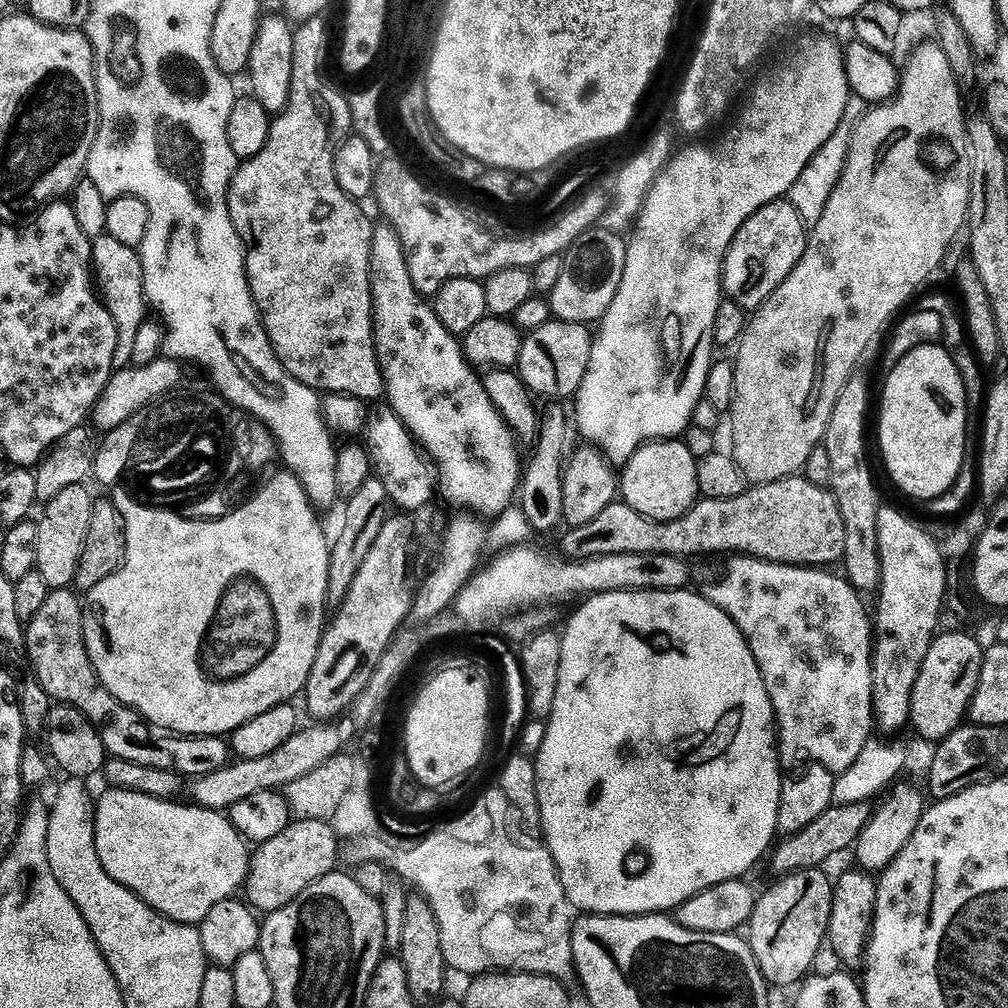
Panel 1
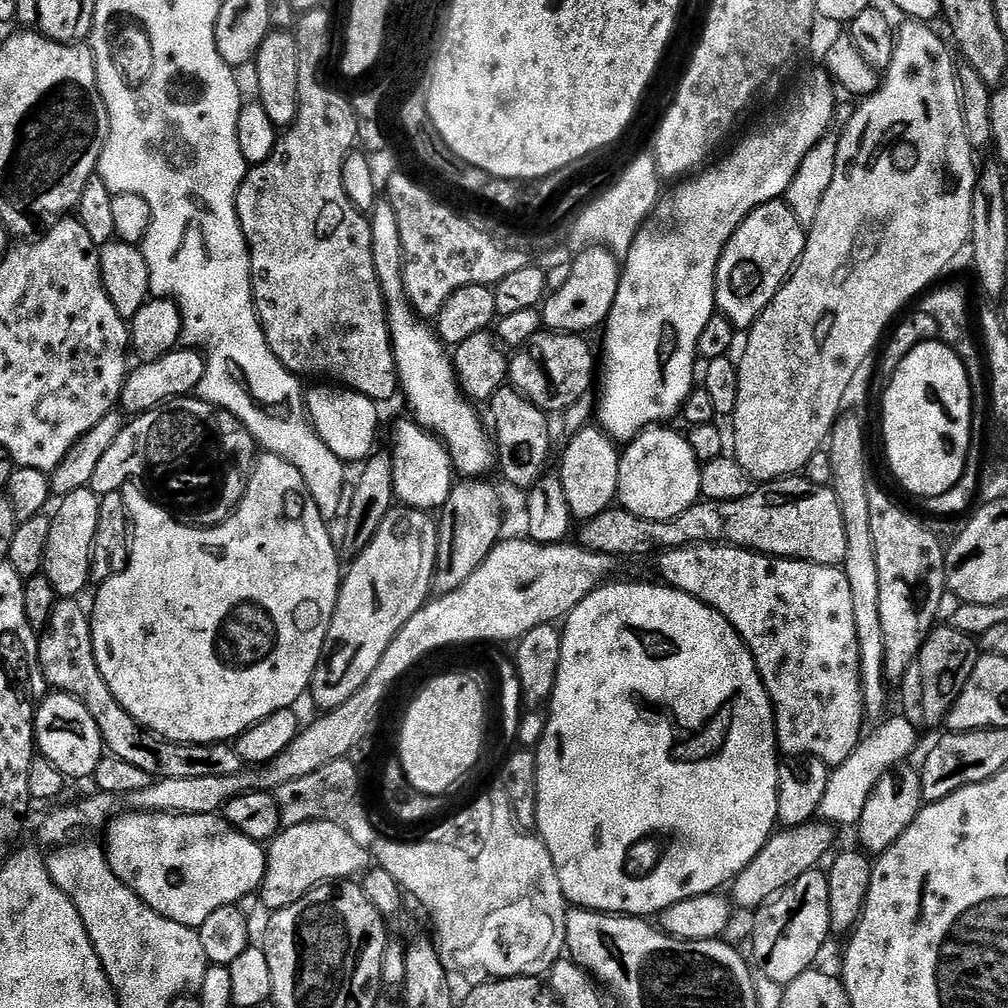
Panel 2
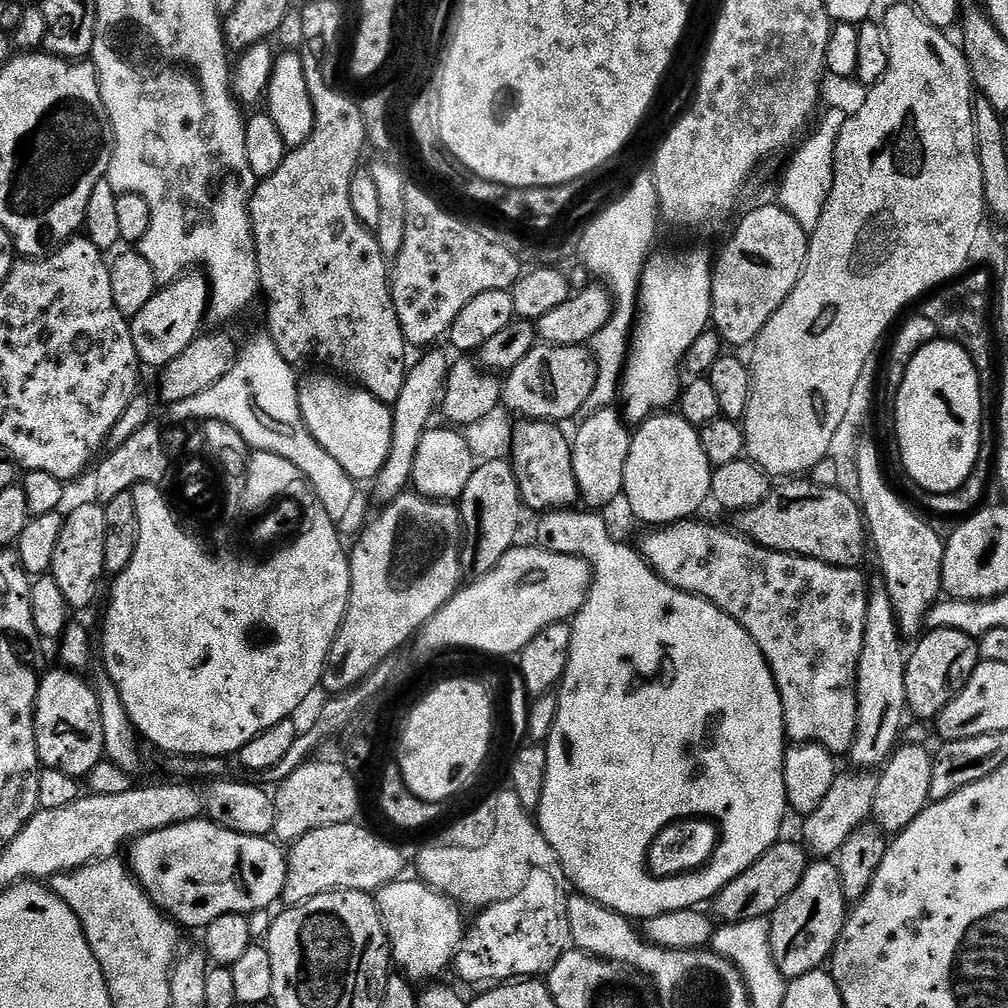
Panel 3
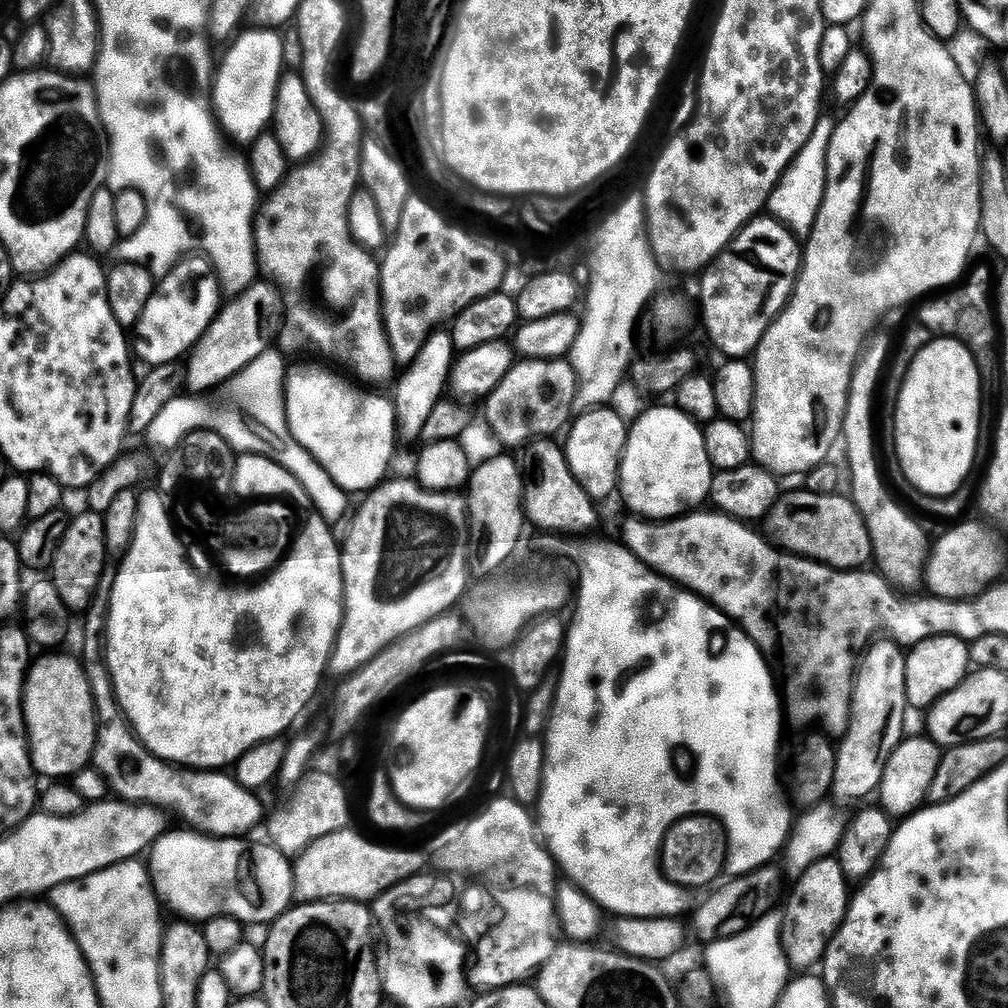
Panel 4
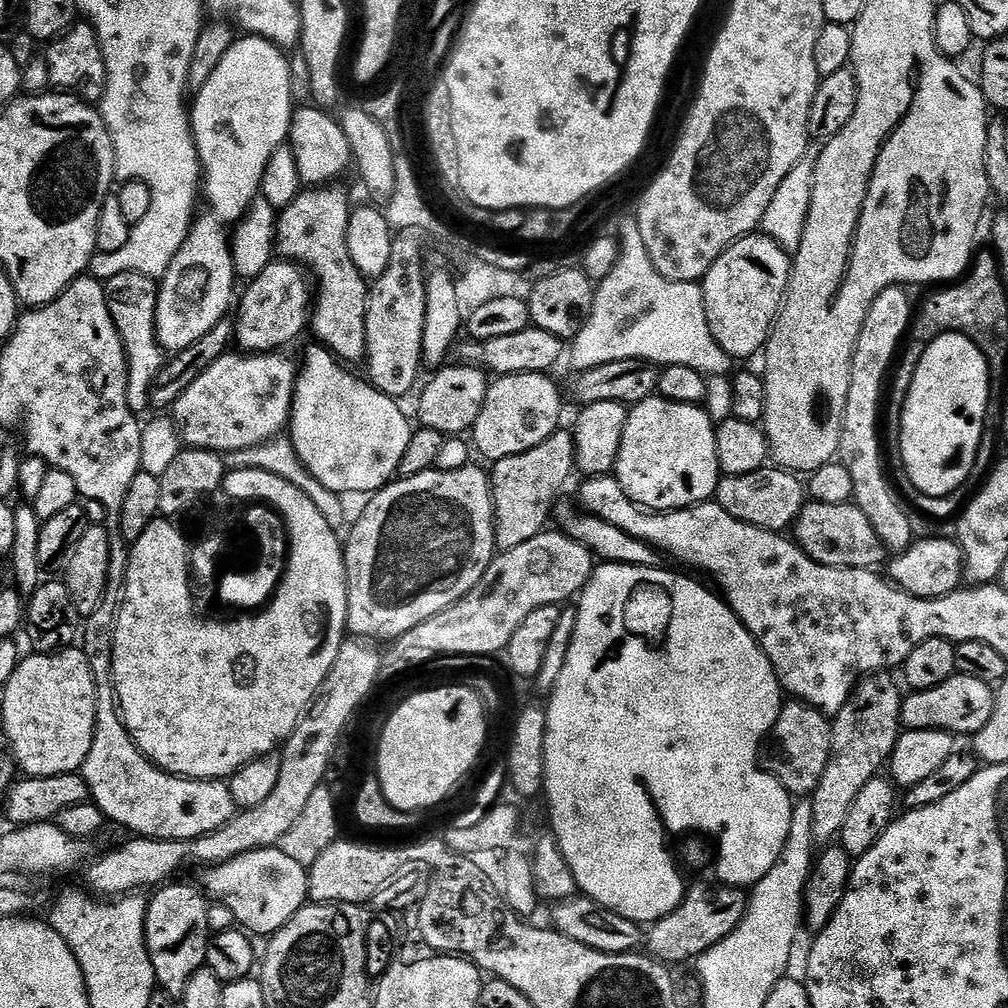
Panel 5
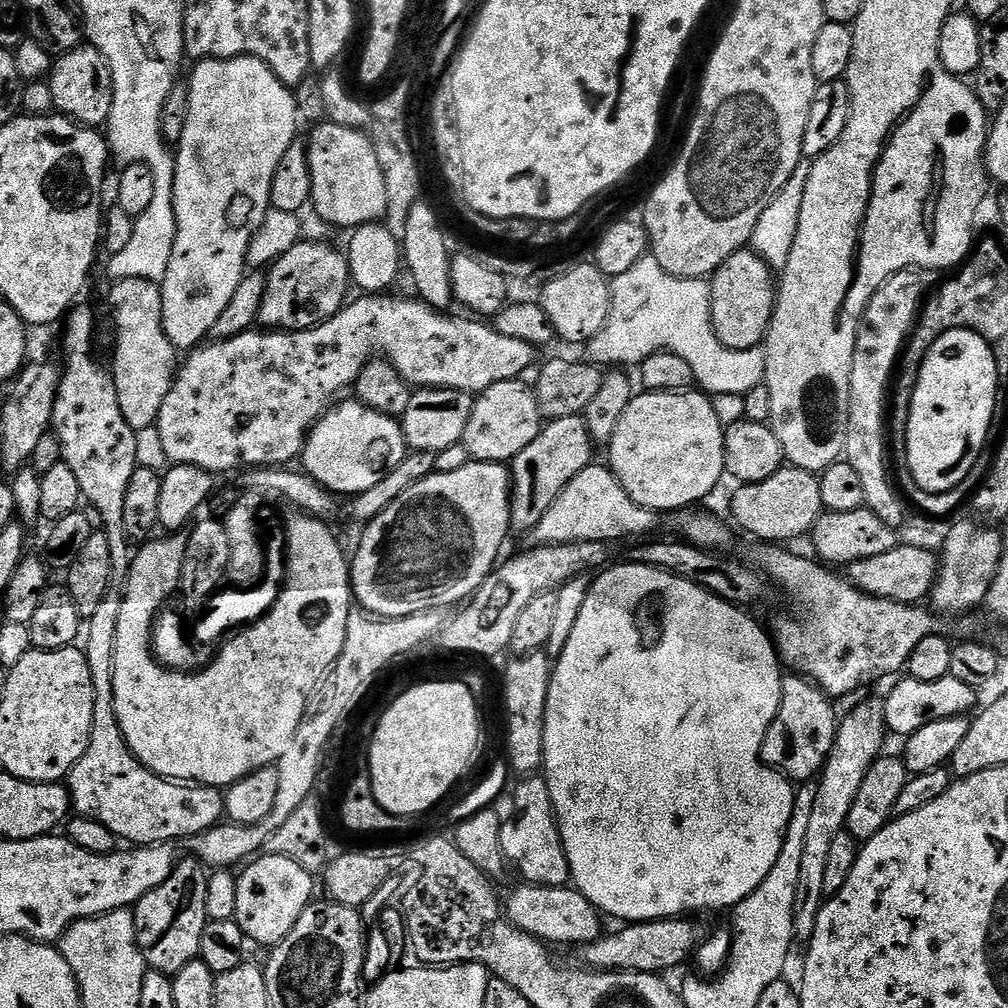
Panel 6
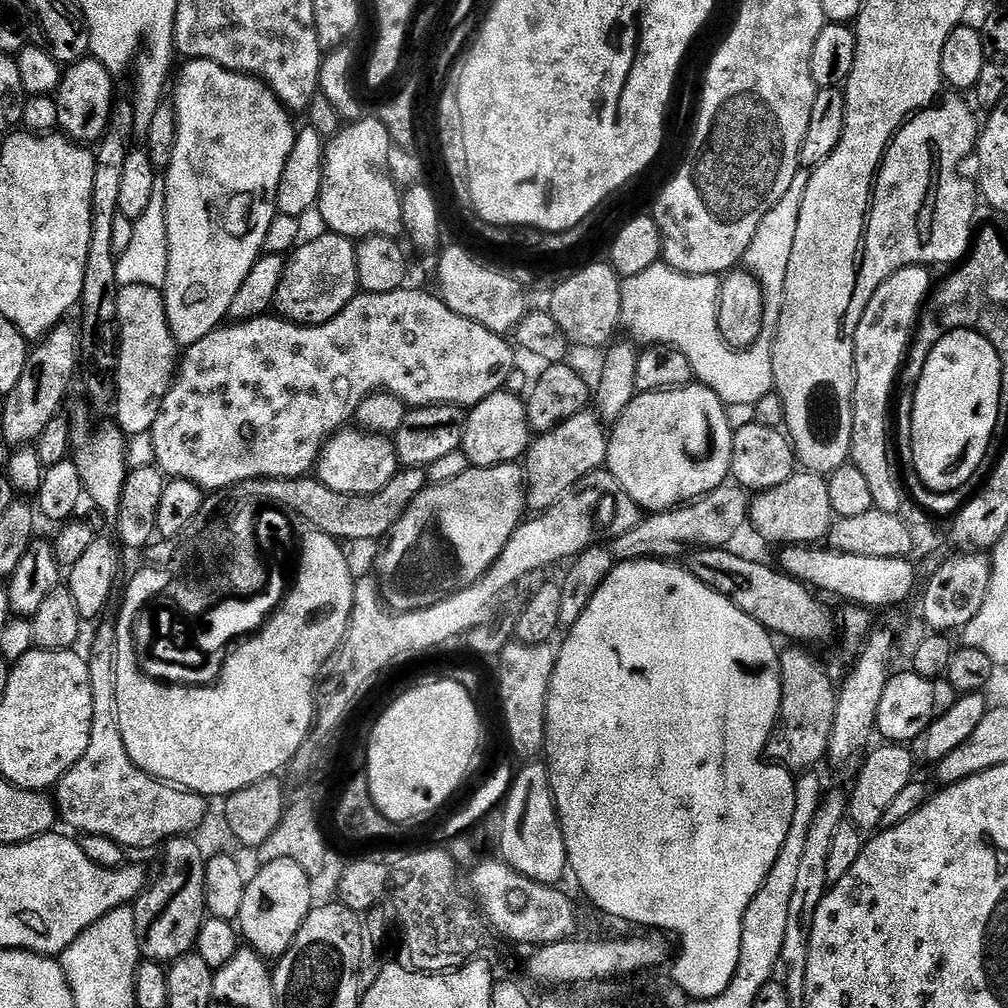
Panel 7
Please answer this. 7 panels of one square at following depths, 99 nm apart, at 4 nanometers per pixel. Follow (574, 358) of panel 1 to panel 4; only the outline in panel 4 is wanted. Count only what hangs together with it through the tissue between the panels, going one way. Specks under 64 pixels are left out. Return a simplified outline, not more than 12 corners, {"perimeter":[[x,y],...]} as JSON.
{"perimeter":[[567,359],[516,362],[486,397],[505,449],[573,419]]}

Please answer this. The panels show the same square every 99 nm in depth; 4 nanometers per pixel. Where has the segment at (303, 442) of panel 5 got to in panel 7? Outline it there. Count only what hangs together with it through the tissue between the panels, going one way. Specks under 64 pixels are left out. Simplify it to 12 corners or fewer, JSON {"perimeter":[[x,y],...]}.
{"perimeter":[[343,431],[325,444],[319,483],[383,491],[398,471],[391,439]]}

